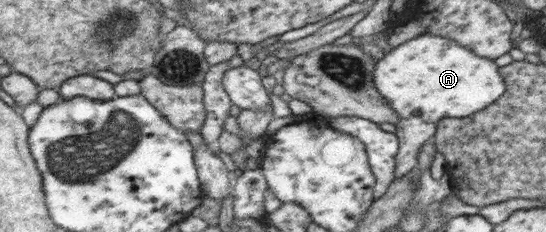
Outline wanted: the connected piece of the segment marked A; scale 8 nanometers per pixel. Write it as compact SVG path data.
M427 33L391 48L373 67L372 77L373 86L399 116L394 134L400 139L400 150L393 178L406 175L417 165L419 147L433 136L441 118L470 117L473 111L476 114L502 97L507 89L491 59L478 56L455 40Z

